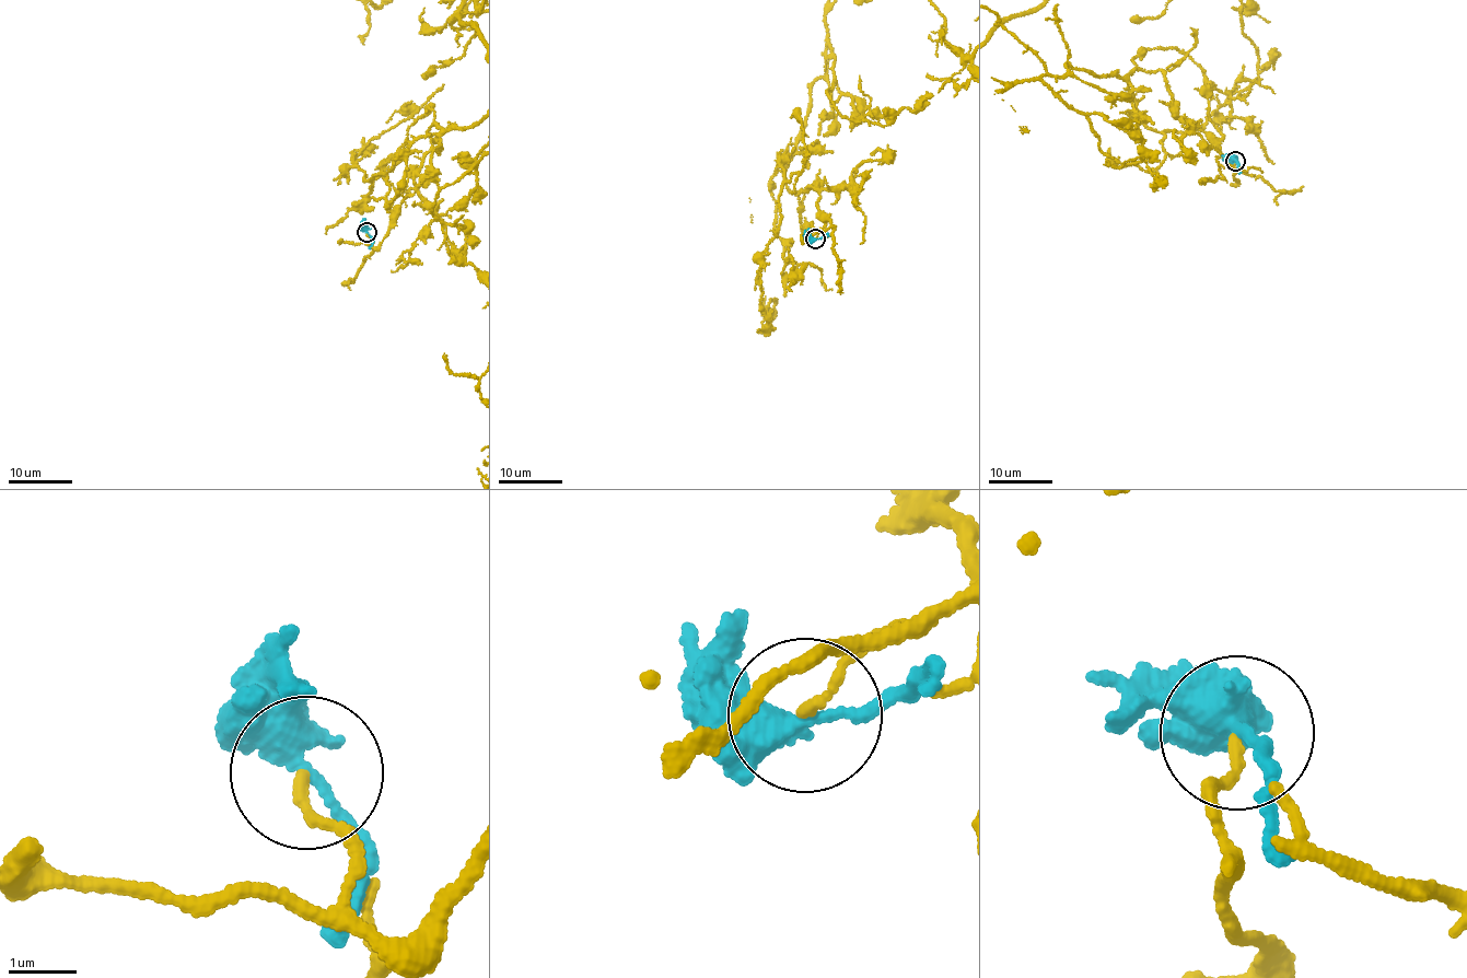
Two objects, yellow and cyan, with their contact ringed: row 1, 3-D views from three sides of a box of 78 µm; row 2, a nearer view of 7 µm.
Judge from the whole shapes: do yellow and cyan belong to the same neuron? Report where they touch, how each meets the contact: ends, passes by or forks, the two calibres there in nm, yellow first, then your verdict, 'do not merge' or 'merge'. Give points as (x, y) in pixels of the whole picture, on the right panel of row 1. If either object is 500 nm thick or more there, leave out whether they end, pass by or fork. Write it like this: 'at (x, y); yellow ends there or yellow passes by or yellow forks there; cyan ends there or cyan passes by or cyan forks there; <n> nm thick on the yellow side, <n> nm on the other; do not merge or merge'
at (1235, 161); yellow ends there; cyan passes by; 130 nm thick on the yellow side, 340 nm on the other; do not merge

